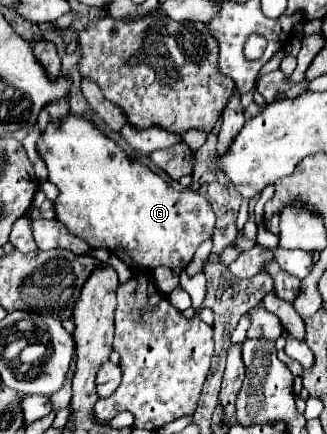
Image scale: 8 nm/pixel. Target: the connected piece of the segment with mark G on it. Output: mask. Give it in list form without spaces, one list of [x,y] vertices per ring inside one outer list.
[[[69,114],[59,124],[49,124],[37,144],[37,150],[47,164],[49,180],[59,188],[59,198],[55,200],[57,220],[65,224],[69,232],[81,236],[81,240],[85,240],[91,248],[121,248],[123,254],[141,268],[185,268],[193,260],[199,244],[215,234],[215,212],[207,198],[197,192],[177,192],[145,164],[129,160],[129,156],[113,140],[81,116]]]

